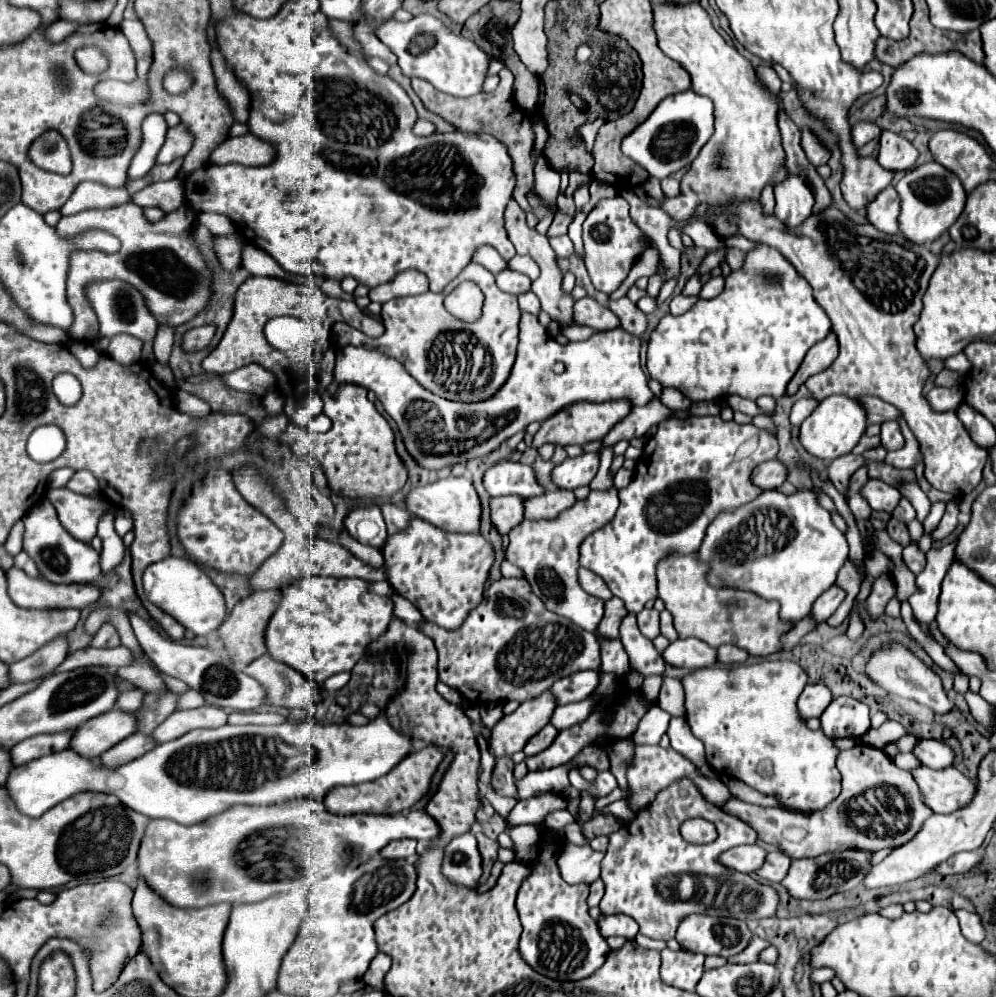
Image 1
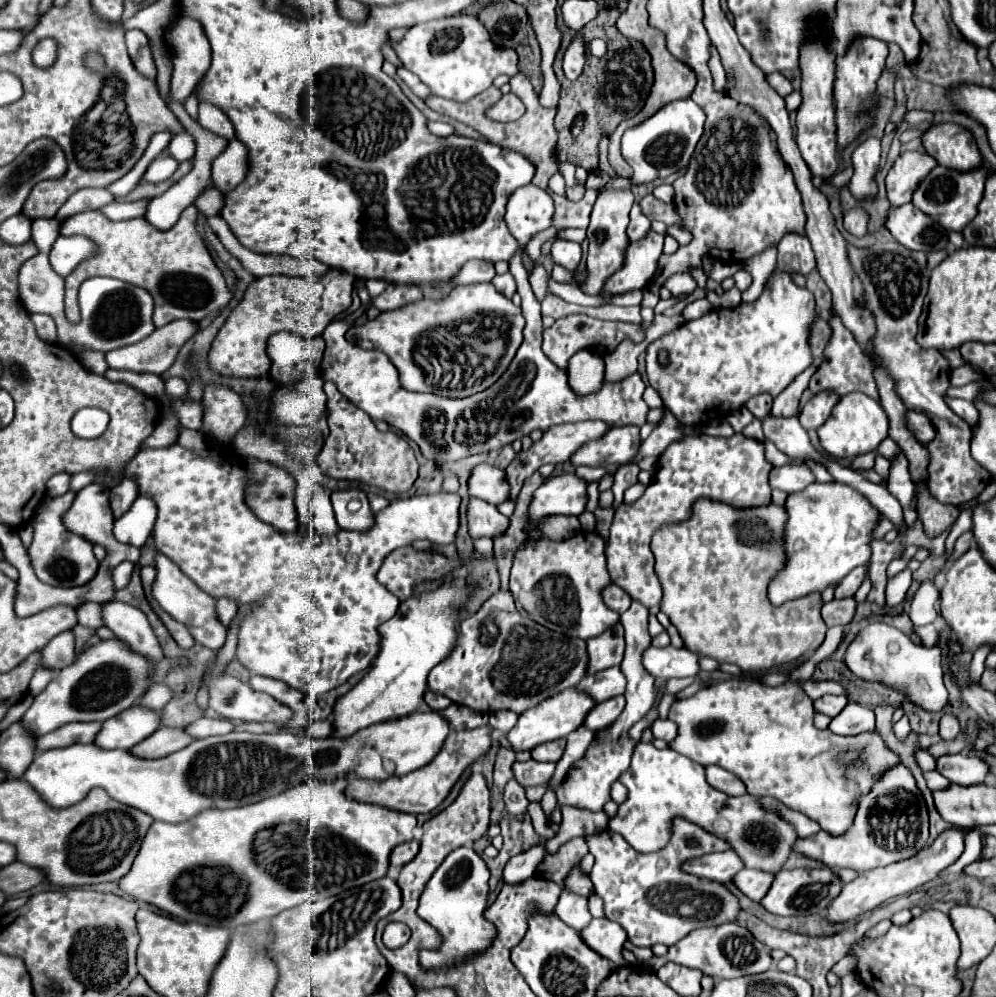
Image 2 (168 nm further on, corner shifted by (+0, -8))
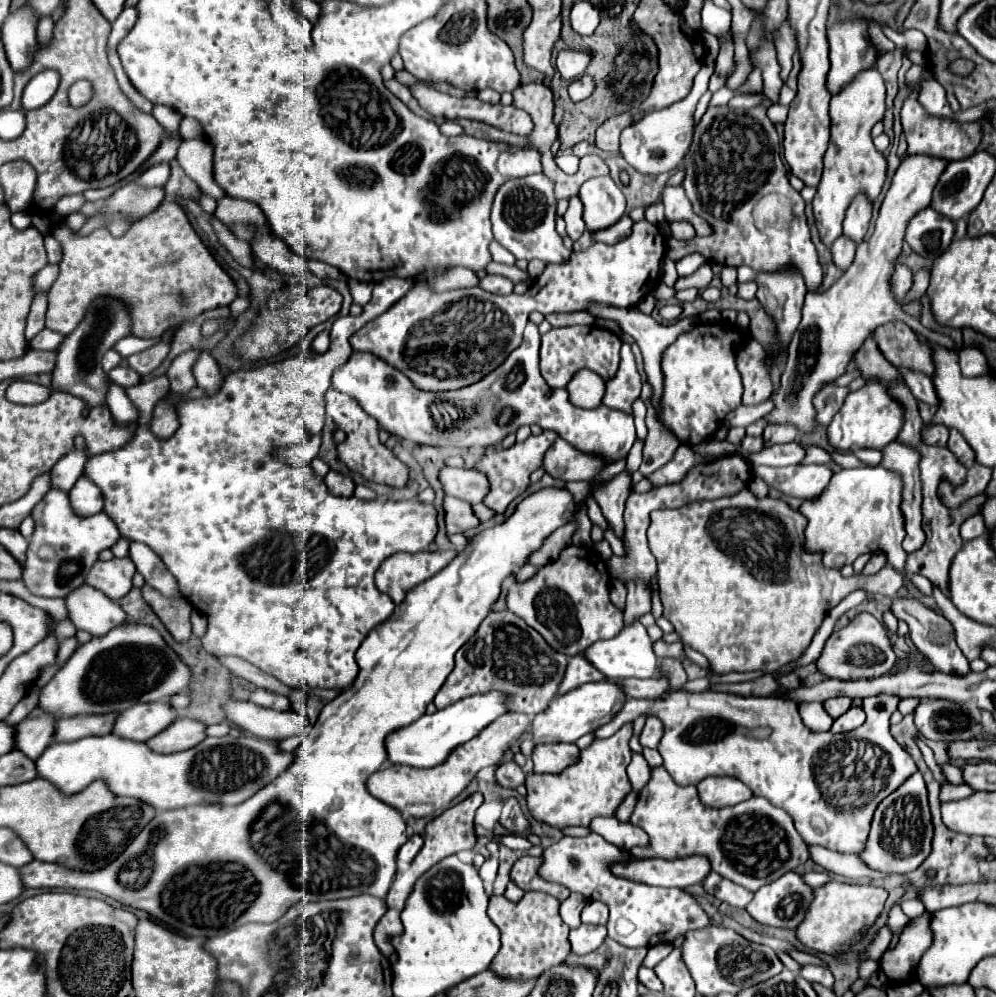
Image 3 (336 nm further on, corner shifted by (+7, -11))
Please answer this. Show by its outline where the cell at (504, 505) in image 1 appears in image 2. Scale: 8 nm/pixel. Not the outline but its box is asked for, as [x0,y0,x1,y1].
[466,497,508,539]

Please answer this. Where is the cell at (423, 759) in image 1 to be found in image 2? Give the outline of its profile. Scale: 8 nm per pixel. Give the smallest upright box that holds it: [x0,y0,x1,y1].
[348,725,494,813]

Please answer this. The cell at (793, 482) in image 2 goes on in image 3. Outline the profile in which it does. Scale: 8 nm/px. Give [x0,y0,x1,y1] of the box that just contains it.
[755,466,833,498]

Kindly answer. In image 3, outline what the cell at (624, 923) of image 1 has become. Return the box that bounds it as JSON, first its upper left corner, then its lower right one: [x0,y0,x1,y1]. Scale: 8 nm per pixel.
[569,924,607,956]

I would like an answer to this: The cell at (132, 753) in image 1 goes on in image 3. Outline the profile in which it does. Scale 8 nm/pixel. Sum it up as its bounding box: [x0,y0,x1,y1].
[147,718,205,754]

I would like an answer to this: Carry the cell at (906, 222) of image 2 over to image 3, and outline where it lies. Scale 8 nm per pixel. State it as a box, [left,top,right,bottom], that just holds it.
[905,208,955,258]

